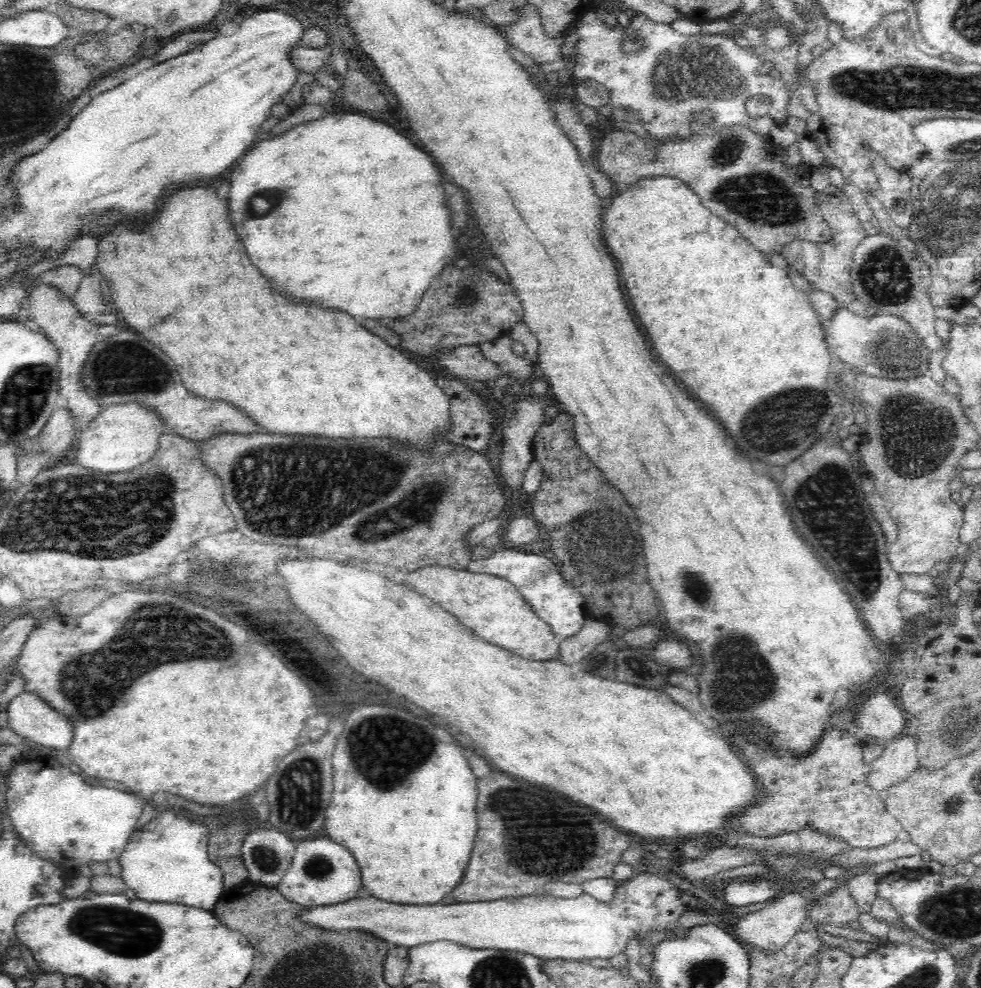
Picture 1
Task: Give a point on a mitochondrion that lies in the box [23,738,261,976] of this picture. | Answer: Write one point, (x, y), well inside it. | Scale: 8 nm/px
(119, 931)

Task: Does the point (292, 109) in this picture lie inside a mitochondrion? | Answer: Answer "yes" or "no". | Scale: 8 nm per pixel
no

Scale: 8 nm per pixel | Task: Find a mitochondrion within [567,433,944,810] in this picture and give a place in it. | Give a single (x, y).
(828, 499)

